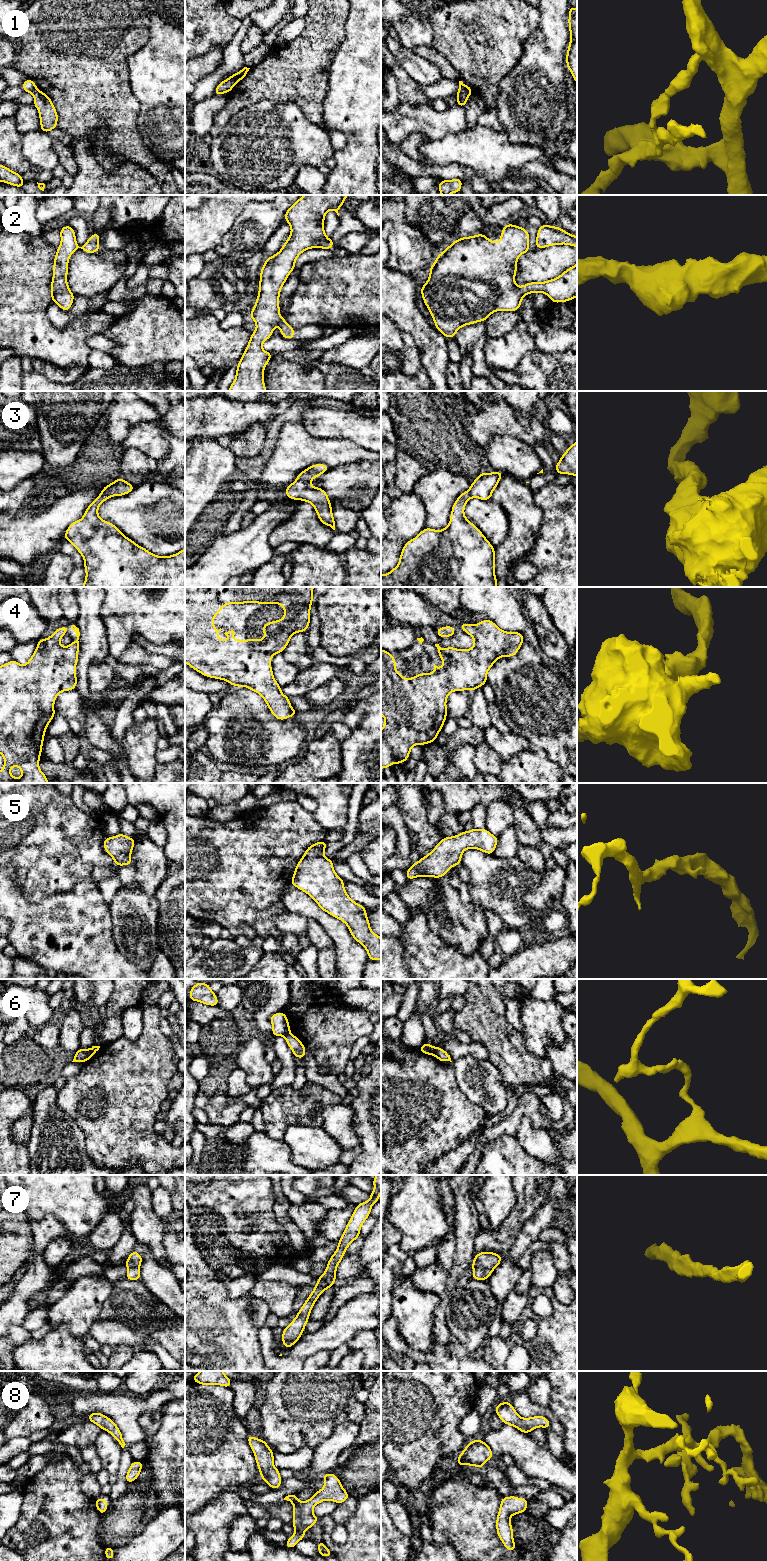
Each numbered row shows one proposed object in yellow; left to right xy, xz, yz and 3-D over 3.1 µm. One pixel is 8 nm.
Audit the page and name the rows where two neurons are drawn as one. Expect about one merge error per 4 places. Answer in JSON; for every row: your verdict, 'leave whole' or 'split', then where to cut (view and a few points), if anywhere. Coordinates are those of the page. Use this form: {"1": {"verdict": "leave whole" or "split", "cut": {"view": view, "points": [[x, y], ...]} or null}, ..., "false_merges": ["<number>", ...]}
{"1": {"verdict": "leave whole", "cut": null}, "2": {"verdict": "leave whole", "cut": null}, "3": {"verdict": "leave whole", "cut": null}, "4": {"verdict": "leave whole", "cut": null}, "5": {"verdict": "leave whole", "cut": null}, "6": {"verdict": "split", "cut": {"view": "xy", "points": [[90, 1049], [88, 1058]]}}, "7": {"verdict": "leave whole", "cut": null}, "8": {"verdict": "leave whole", "cut": null}, "false_merges": ["6"]}

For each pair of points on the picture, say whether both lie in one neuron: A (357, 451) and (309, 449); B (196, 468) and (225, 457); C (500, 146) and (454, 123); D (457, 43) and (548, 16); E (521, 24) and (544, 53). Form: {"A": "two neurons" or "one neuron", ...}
{"A": "one neuron", "B": "one neuron", "C": "two neurons", "D": "two neurons", "E": "two neurons"}

